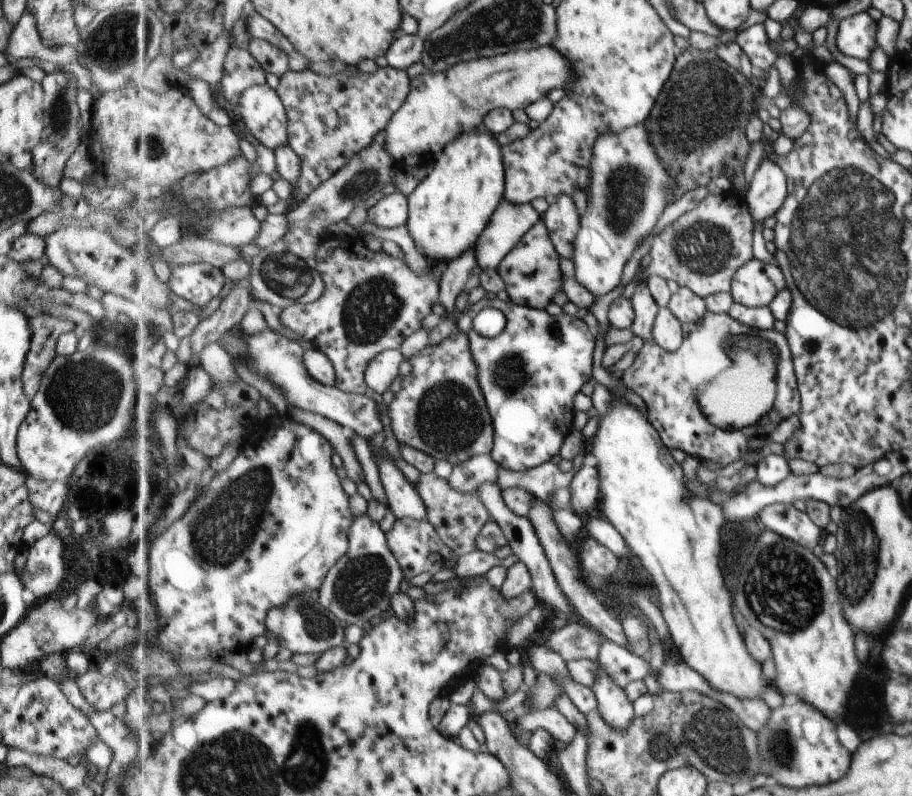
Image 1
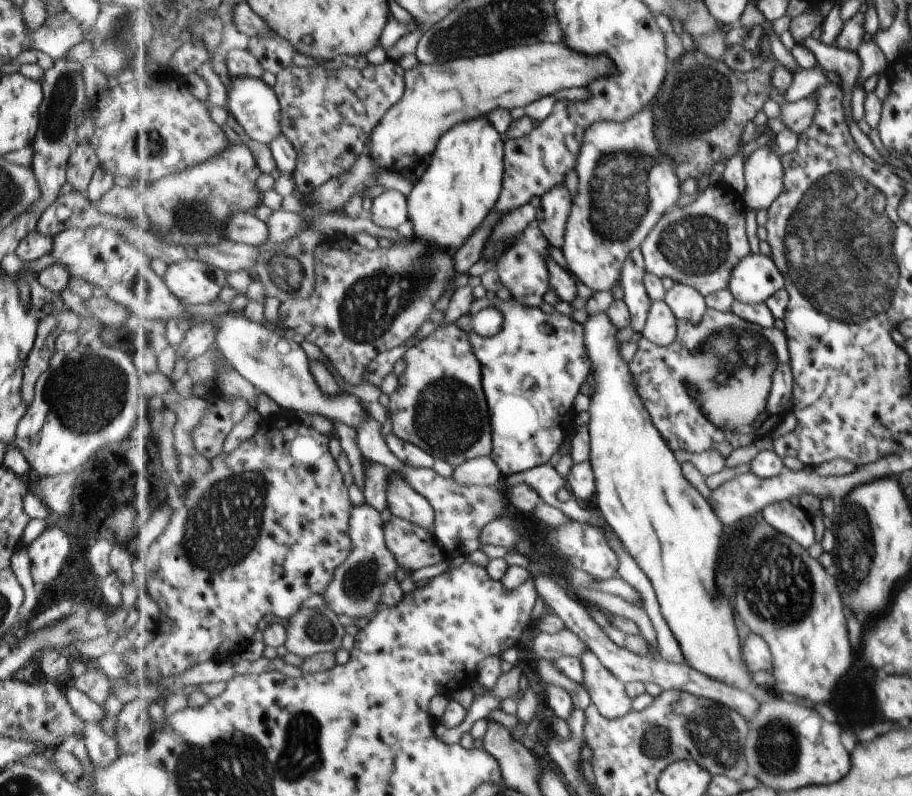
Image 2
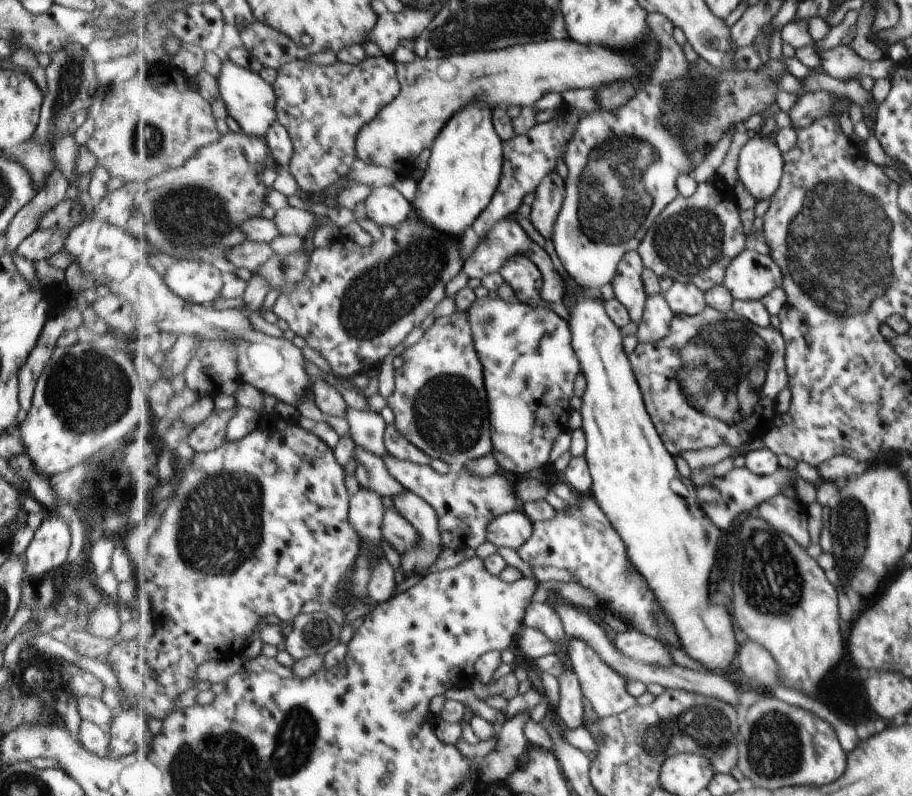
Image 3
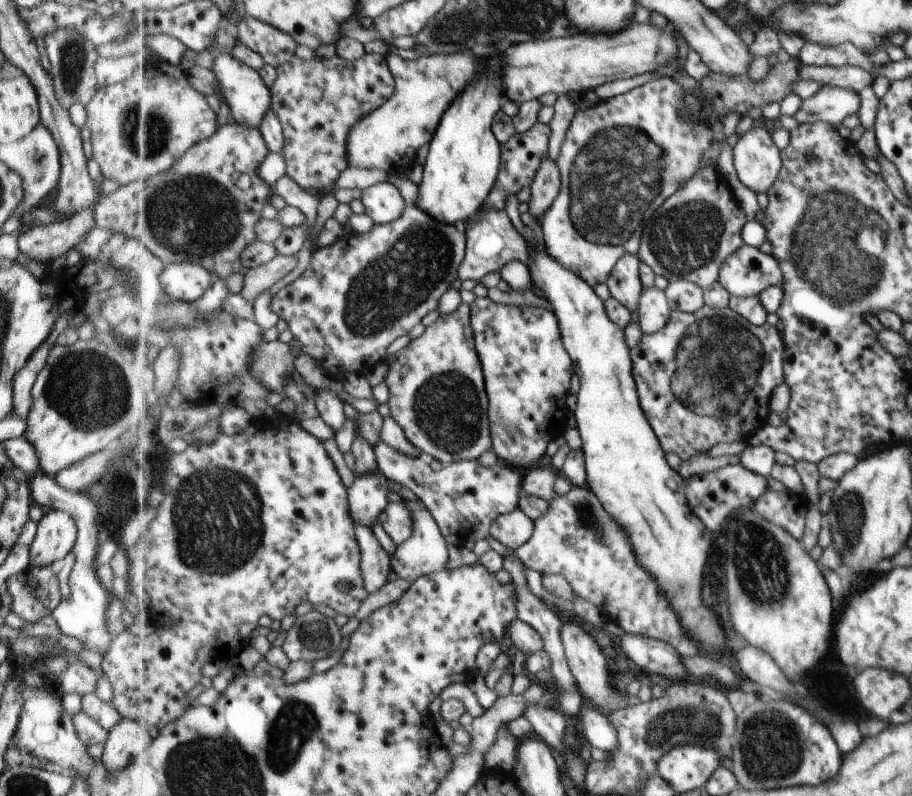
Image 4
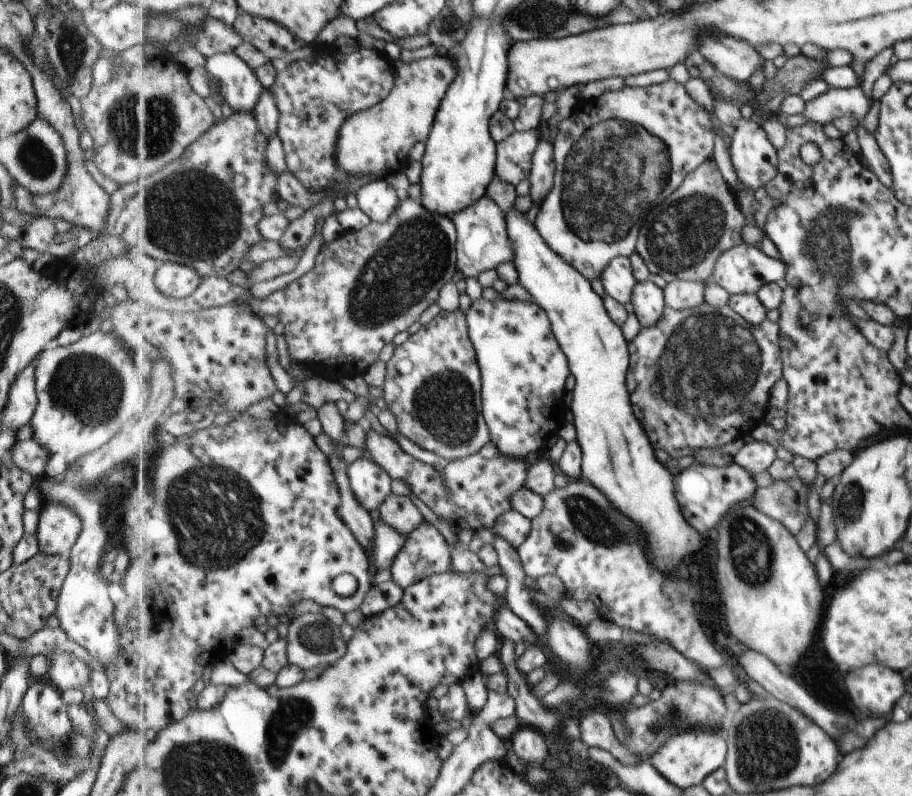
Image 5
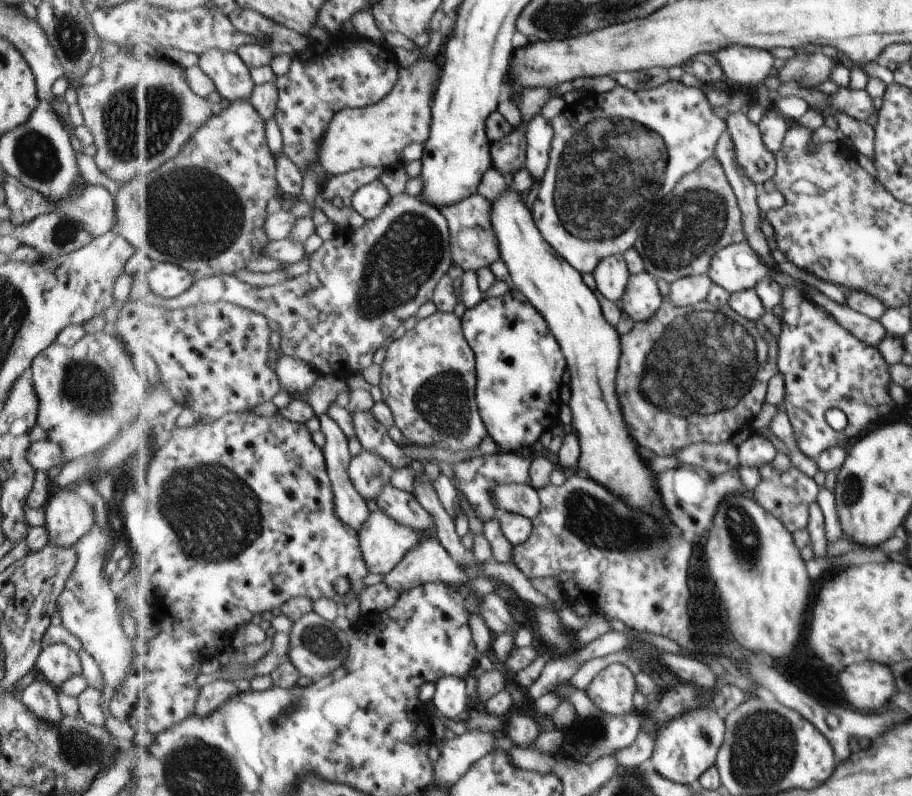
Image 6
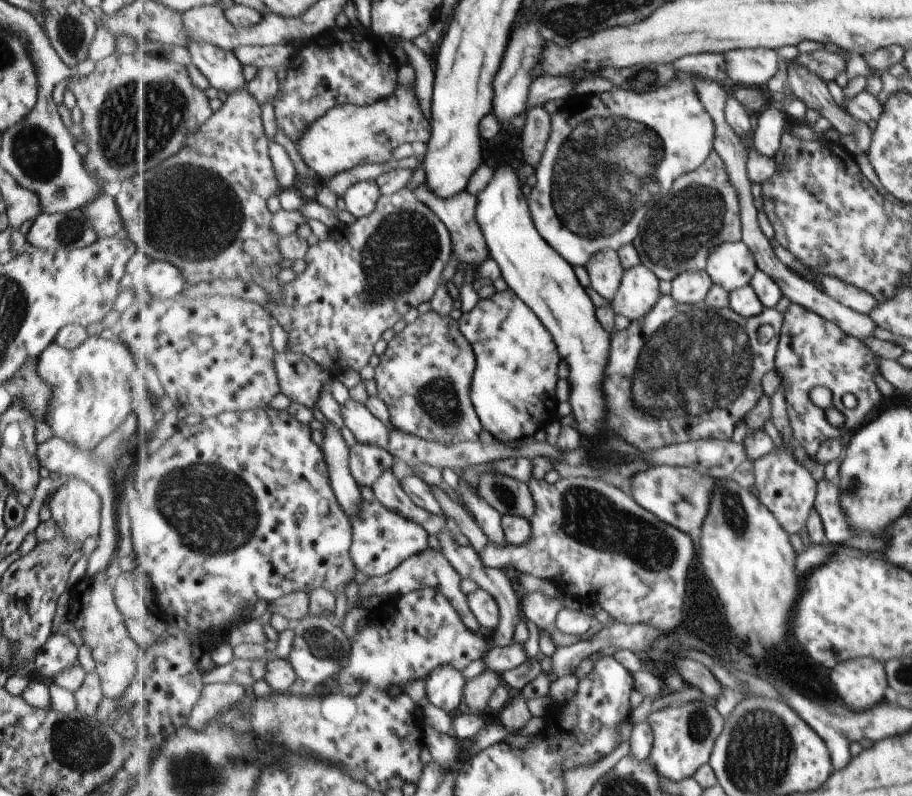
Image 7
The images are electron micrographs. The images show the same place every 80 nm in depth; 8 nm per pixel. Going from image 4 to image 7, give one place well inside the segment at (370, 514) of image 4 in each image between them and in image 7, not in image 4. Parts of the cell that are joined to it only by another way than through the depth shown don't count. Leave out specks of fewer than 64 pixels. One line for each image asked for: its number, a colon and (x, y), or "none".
5: (371, 485)
6: (370, 473)
7: (367, 462)

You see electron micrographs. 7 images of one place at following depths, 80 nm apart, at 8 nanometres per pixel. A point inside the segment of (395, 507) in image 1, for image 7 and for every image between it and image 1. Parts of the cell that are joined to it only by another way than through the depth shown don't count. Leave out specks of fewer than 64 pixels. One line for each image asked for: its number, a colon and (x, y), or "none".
2: (404, 501)
3: (419, 512)
4: (427, 551)
5: (426, 553)
6: (429, 562)
7: (431, 569)

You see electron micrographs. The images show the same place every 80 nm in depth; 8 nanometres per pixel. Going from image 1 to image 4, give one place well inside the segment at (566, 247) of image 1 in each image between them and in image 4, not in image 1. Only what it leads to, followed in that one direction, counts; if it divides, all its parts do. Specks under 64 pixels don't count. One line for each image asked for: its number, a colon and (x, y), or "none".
2: (553, 213)
3: (549, 198)
4: (546, 187)

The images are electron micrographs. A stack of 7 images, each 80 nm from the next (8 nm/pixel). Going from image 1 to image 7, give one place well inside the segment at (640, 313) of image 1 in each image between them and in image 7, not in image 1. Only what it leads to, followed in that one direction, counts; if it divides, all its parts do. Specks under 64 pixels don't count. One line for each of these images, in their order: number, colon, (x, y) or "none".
2: (636, 296)
3: (629, 287)
4: (625, 285)
5: (618, 280)
6: (612, 275)
7: (606, 272)

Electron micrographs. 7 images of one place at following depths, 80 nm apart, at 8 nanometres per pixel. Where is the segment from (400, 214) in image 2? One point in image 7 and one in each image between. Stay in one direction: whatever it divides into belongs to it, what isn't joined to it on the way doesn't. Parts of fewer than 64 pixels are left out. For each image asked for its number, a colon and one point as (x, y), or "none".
3: (387, 206)
4: (383, 202)
5: (379, 200)
6: (370, 200)
7: (361, 200)

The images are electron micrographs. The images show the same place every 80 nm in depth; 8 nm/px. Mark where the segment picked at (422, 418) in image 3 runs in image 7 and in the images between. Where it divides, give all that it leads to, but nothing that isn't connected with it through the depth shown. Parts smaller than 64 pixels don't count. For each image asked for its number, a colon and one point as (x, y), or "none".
4: (437, 388)
5: (433, 387)
6: (429, 377)
7: (425, 376)

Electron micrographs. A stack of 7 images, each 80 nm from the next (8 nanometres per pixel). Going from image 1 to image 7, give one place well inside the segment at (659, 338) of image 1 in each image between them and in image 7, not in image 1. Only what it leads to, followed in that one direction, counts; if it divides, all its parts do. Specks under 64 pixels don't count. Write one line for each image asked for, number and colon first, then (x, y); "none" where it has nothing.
2: (662, 328)
3: (658, 317)
4: (654, 311)
5: (649, 301)
6: (642, 299)
7: (639, 293)

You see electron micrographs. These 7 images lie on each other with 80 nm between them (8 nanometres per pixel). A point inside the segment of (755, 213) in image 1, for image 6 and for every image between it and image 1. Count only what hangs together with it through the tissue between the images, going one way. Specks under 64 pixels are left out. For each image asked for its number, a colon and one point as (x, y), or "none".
2: (764, 171)
3: (761, 165)
4: (757, 159)
5: (756, 161)
6: (758, 161)

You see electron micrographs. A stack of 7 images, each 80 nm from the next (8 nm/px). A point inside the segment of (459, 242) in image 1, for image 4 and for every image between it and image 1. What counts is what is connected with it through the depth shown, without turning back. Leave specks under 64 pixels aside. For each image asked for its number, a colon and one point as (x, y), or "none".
2: (465, 178)
3: (463, 174)
4: (463, 163)

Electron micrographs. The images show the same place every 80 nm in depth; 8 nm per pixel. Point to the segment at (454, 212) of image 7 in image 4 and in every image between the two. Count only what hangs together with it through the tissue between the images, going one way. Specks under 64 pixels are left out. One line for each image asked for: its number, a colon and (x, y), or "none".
4: (492, 241)
5: (482, 241)
6: (474, 245)

